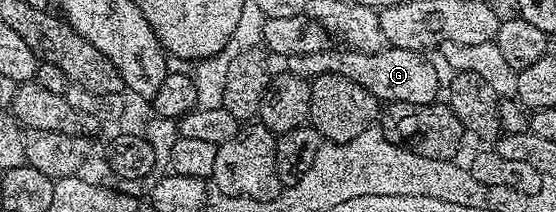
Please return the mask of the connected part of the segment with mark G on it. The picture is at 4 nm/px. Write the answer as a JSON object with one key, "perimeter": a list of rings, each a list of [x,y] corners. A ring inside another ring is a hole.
{"perimeter":[[[386,46],[381,52],[365,53],[354,50],[290,56],[287,60],[288,71],[296,76],[312,78],[319,74],[338,72],[363,86],[379,102],[411,102],[412,104],[431,104],[438,99],[437,91],[442,91],[443,81],[437,77],[437,65],[428,55],[411,49],[399,49]]]}

